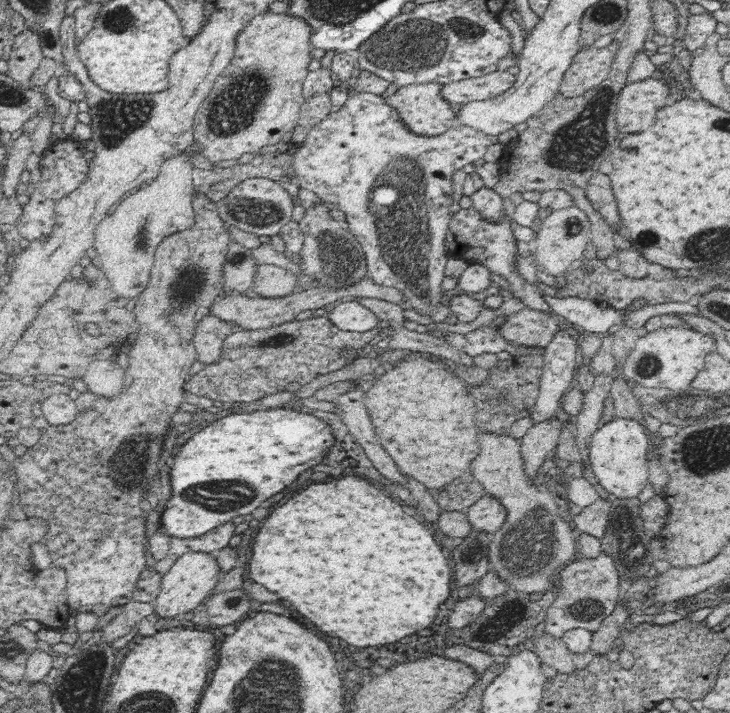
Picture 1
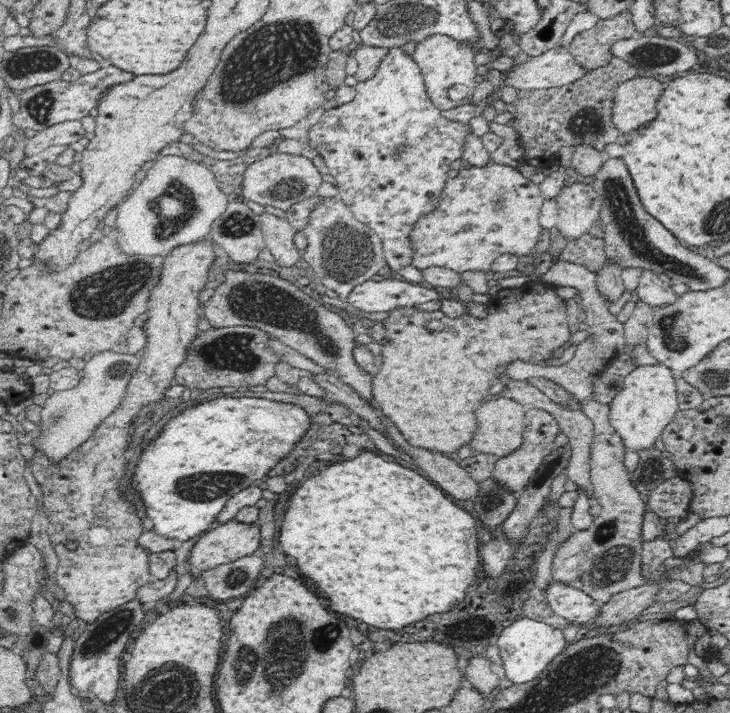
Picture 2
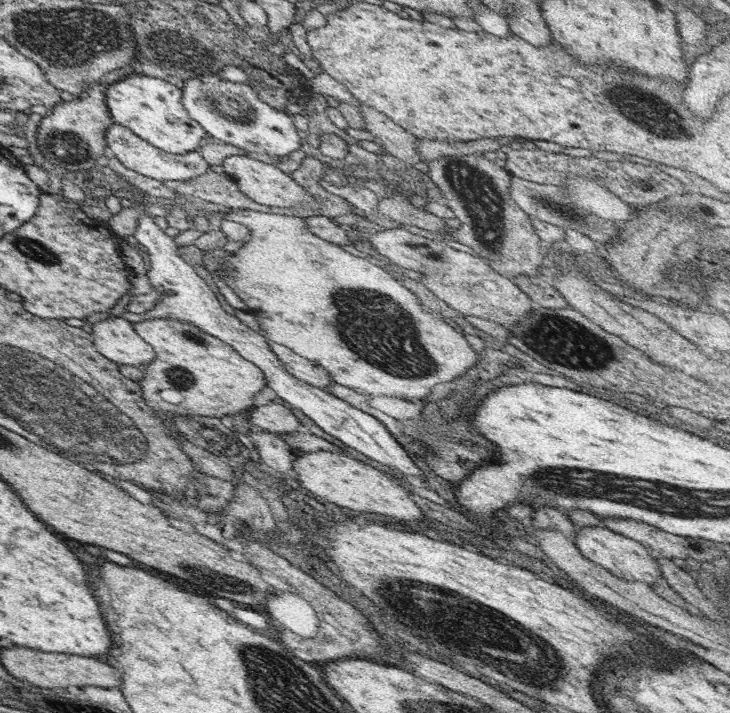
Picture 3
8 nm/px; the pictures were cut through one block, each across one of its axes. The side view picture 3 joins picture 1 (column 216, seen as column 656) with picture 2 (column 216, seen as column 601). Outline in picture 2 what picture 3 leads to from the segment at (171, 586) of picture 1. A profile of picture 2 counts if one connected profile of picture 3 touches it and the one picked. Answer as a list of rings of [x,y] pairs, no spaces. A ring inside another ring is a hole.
[[[232,519],[200,536],[191,550],[187,570],[195,580],[203,570],[254,555],[259,546],[258,524]]]

